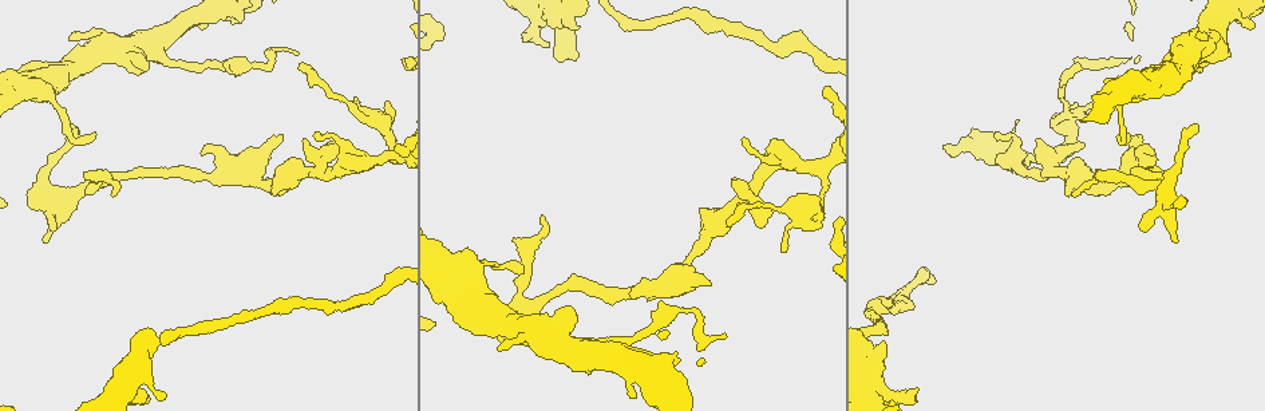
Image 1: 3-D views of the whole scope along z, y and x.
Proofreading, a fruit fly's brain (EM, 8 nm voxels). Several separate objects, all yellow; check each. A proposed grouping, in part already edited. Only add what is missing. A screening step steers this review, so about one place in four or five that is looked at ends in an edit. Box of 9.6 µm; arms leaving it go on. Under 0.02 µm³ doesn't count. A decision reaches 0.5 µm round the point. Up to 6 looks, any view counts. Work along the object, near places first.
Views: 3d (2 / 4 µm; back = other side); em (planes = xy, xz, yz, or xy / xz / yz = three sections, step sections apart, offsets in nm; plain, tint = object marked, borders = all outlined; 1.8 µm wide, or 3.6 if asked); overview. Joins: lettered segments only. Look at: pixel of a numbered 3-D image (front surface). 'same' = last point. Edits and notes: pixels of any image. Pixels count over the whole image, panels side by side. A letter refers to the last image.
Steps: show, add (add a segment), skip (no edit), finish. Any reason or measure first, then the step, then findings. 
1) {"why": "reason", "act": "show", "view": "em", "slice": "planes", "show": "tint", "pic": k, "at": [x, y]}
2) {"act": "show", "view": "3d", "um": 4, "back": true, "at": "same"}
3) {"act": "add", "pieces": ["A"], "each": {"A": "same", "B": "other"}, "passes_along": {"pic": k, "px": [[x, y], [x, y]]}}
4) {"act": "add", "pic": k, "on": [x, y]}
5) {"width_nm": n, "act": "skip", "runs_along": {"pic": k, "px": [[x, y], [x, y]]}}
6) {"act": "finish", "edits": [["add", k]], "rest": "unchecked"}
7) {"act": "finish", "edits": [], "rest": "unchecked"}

{"why": "an open end", "act": "show", "view": "em", "um": 3.6, "slice": "xy", "step": 8, "show": "borders", "pic": 1, "at": [780, 249]}

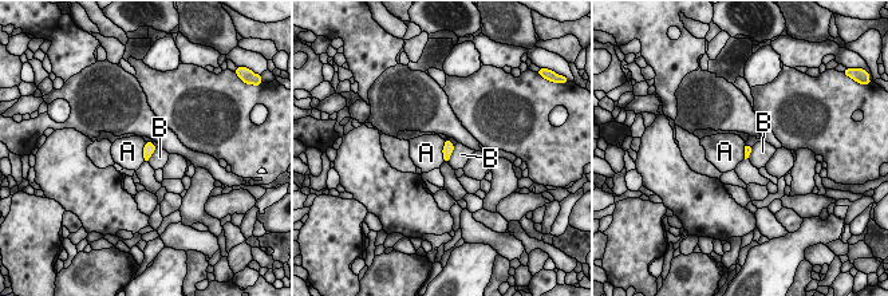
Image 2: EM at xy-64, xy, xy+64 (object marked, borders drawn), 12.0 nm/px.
{"why": "another direction", "act": "show", "view": "em", "um": 3.6, "slice": "planes", "show": "borders", "at": "same"}

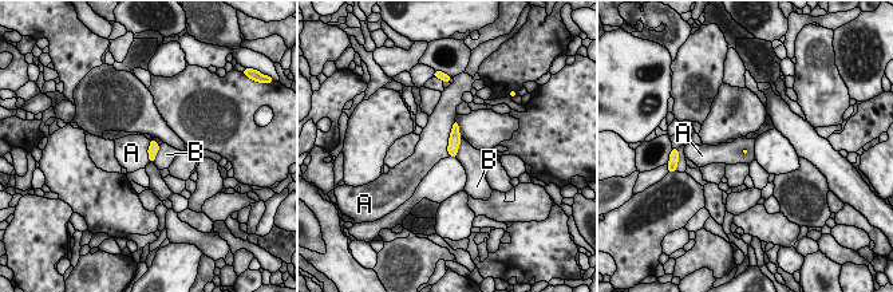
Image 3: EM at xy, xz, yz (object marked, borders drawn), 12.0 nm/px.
{"act": "skip", "each": {"A": "other", "B": "other"}, "border": {"pic": 3, "px": [[454, 119], [447, 139], [449, 156]]}, "found": "no lettered segment goes on from it"}

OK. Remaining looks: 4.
{"why": "free end", "act": "show", "view": "em", "slice": "yz", "step": 4, "show": "borders", "pic": 1, "at": [1193, 124]}

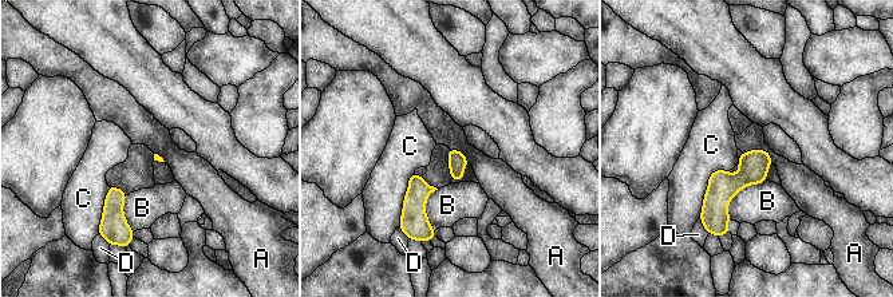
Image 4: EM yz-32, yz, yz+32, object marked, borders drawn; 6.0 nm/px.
{"why": "another direction", "act": "show", "view": "em", "slice": "planes", "show": "borders", "at": "same"}

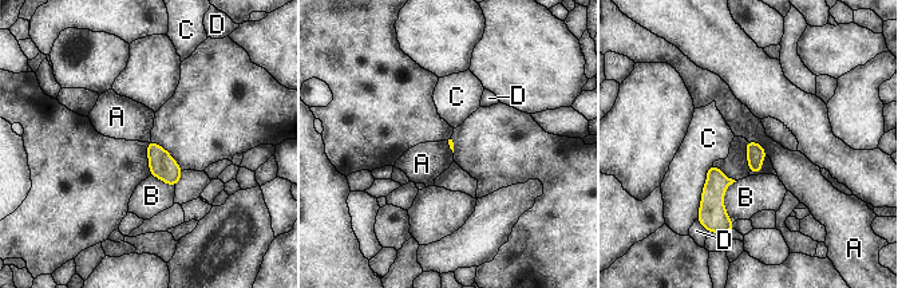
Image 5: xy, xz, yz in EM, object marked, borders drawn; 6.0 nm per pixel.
{"act": "skip", "each": {"A": "other", "B": "other", "C": "other", "D": "other"}, "border": {"pic": 5, "px": [[747, 139], [756, 141], [767, 154]]}, "found": "no lettered segment goes on from it"}

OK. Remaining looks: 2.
{"why": "free end", "act": "show", "view": "3d", "um": 2, "pic": 1, "at": [1143, 230]}

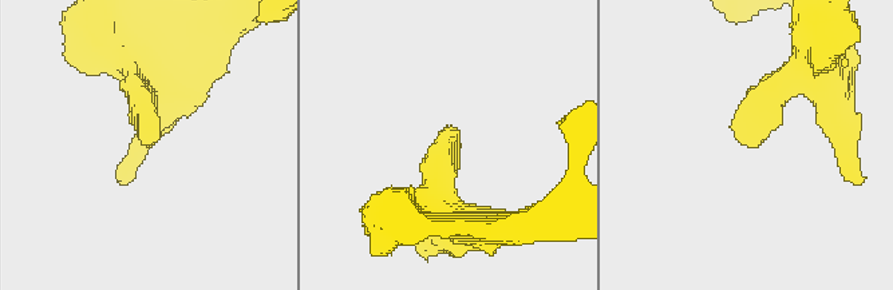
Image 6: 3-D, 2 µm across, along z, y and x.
{"act": "show", "view": "em", "slice": "planes", "show": "borders", "pic": 6, "at": [450, 136]}

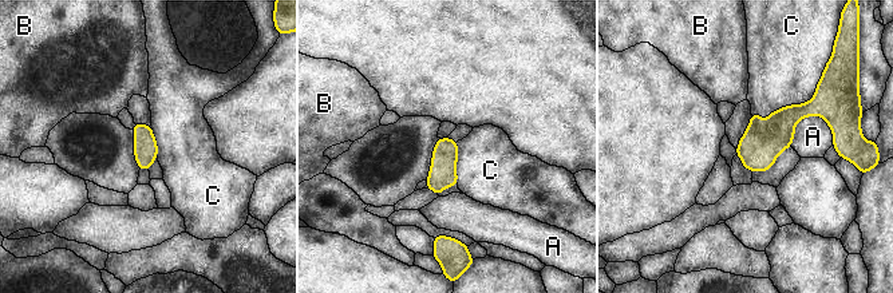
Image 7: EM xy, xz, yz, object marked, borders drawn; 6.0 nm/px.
{"width_nm": 140, "act": "skip", "each": {"A": "other", "B": "other", "C": "other"}, "border": {"pic": 7, "px": [[816, 86], [807, 101], [751, 115]]}, "found": "no lettered segment goes on from it"}

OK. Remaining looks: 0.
{"act": "finish", "edits": [], "rest": "unchecked"}

